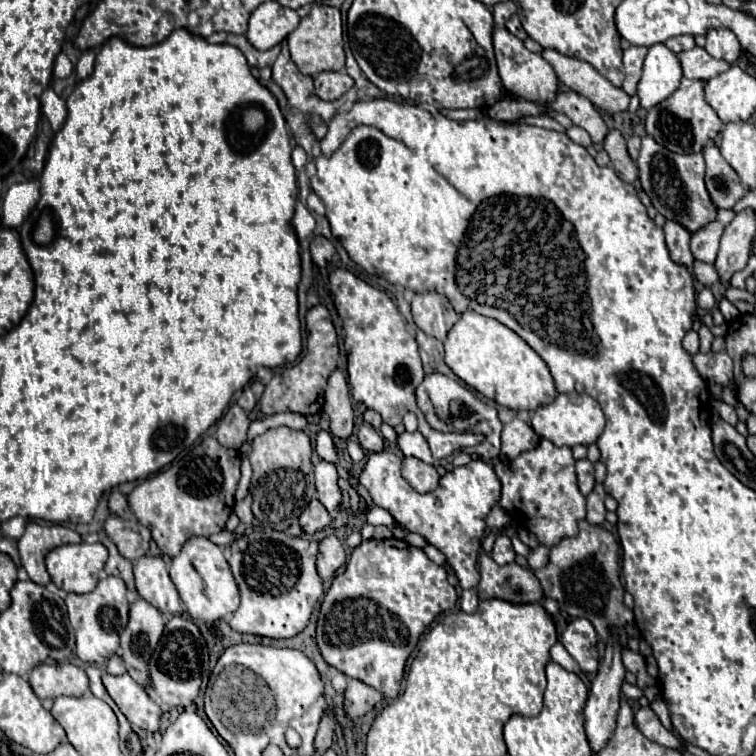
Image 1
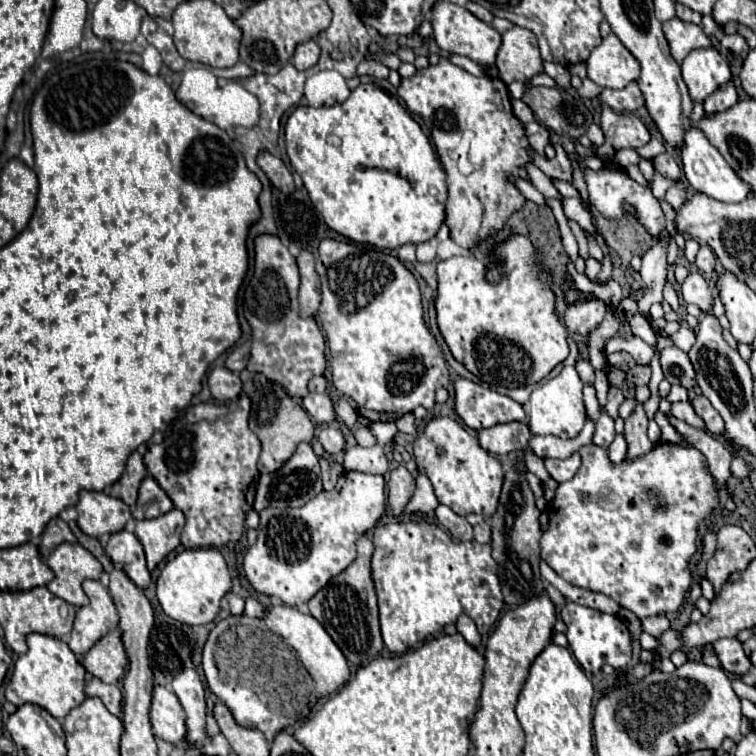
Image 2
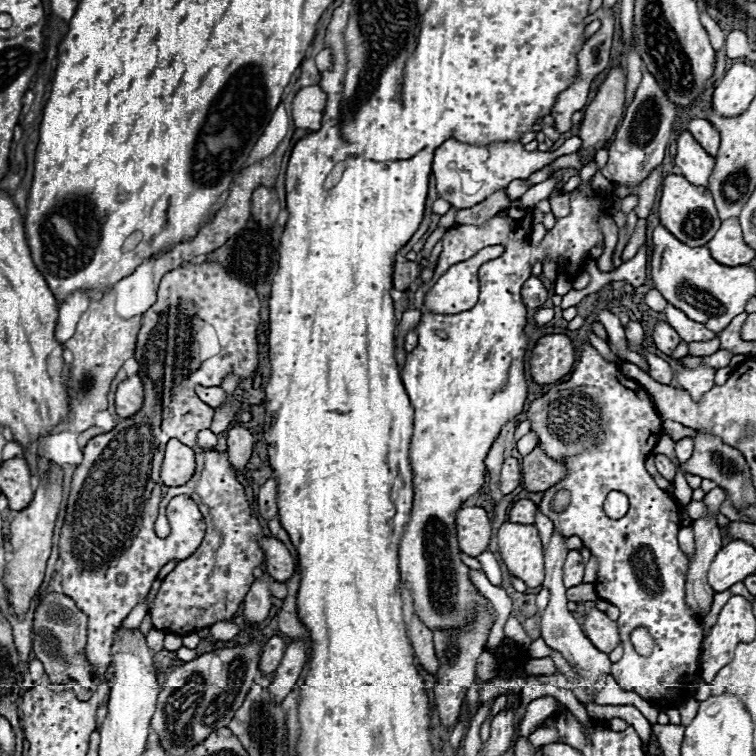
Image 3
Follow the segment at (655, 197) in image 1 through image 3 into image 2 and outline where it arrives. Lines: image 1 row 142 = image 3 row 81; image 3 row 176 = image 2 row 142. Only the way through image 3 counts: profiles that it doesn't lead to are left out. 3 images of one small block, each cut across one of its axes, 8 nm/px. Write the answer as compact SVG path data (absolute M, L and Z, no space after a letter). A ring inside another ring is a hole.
M604 110L602 130L606 142L596 150L596 156L604 162L610 160L622 148L640 148L650 140L650 132L634 114L618 114L614 110Z

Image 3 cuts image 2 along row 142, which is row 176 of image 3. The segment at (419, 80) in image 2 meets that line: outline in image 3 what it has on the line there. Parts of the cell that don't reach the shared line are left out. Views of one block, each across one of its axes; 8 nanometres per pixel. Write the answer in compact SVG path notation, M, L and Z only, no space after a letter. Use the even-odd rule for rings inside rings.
M577 136L567 139L557 150L547 152L538 152L538 150L528 152L520 142L514 142L514 144L500 142L500 144L490 144L480 148L480 146L470 146L450 138L434 152L432 172L436 178L436 190L438 190L438 196L448 200L454 208L470 208L486 200L496 190L506 188L512 180L524 180L536 170L542 170L544 166L548 166L552 160L577 152L581 146L582 140Z

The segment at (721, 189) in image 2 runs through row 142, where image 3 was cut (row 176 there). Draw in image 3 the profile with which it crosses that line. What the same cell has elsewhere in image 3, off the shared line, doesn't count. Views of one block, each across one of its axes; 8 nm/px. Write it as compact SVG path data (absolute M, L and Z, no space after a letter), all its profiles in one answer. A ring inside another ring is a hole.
M682 132L676 142L678 154L674 158L674 164L680 168L680 174L694 186L708 188L716 160L692 138L690 132Z

